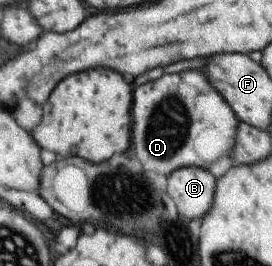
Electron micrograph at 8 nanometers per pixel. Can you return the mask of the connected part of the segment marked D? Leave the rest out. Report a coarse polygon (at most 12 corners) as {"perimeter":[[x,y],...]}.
{"perimeter":[[204,69],[137,87],[133,147],[169,177],[230,157],[240,121]]}

